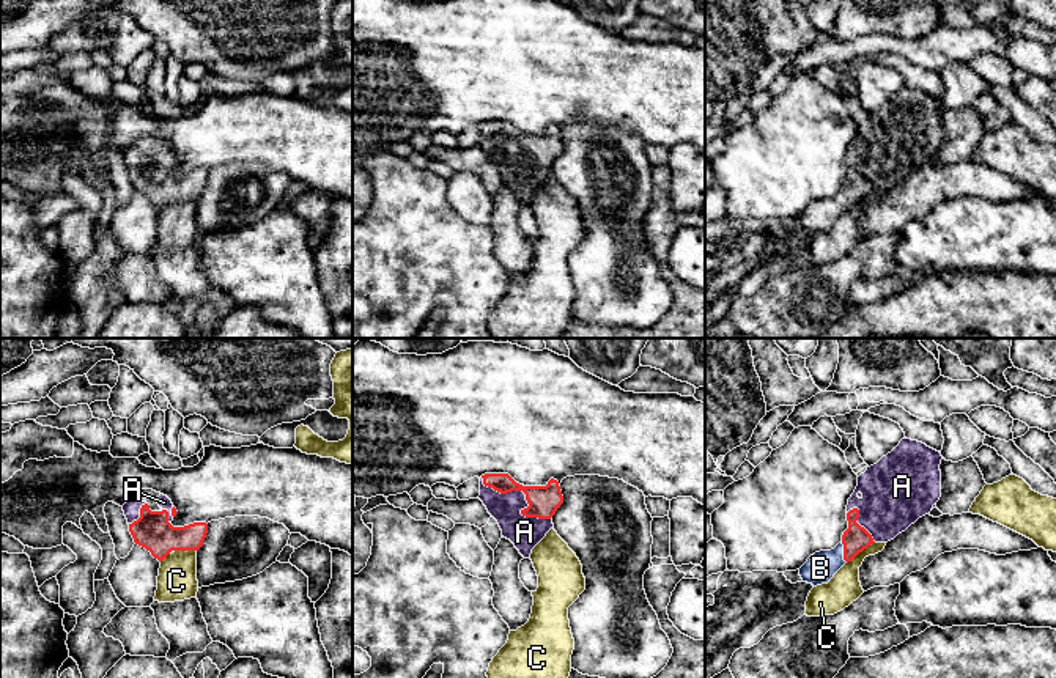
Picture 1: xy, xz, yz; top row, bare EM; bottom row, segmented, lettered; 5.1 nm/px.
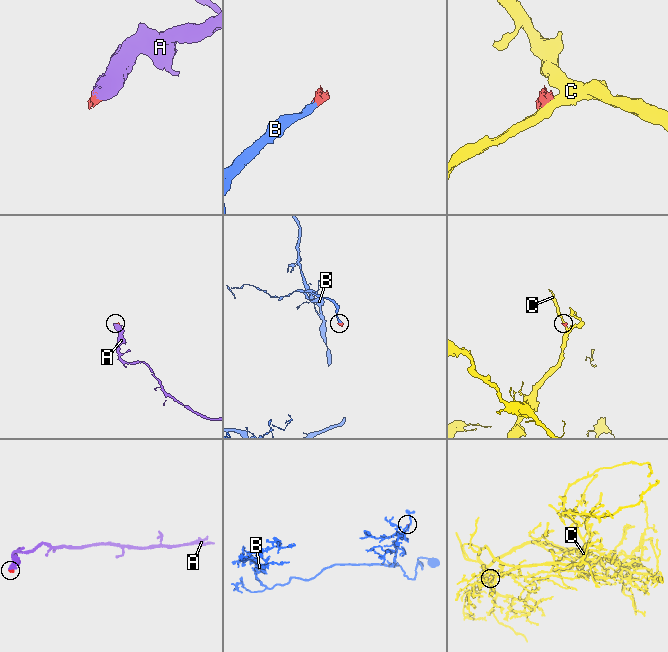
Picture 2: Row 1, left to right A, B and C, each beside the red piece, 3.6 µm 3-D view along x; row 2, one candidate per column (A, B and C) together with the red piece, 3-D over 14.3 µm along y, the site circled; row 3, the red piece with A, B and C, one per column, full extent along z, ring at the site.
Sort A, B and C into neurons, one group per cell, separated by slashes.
A B / C

